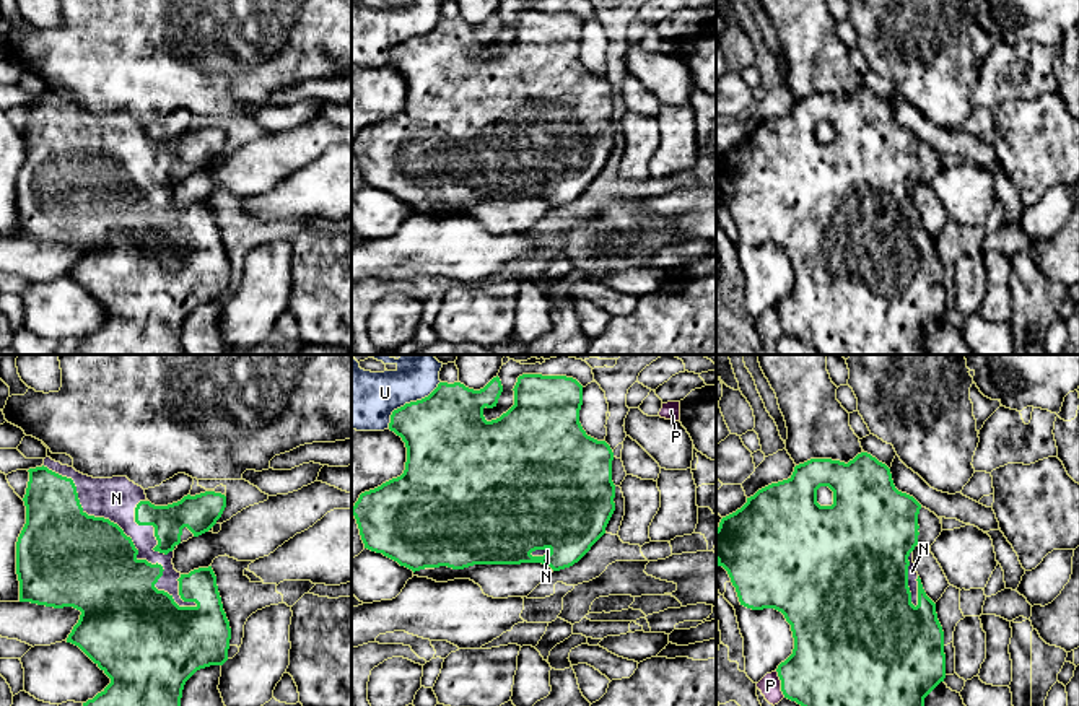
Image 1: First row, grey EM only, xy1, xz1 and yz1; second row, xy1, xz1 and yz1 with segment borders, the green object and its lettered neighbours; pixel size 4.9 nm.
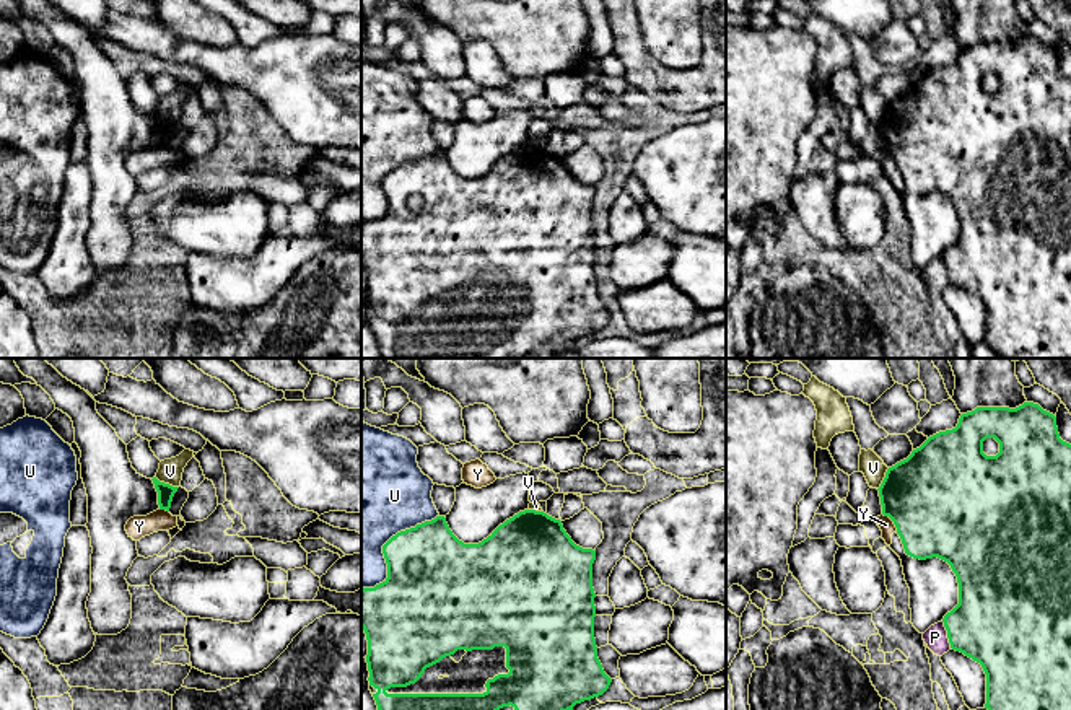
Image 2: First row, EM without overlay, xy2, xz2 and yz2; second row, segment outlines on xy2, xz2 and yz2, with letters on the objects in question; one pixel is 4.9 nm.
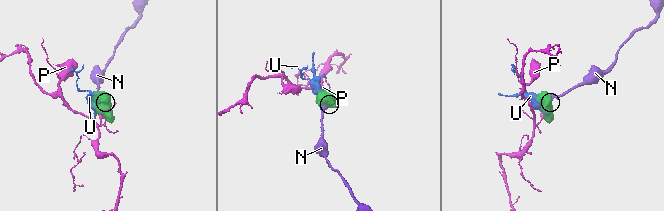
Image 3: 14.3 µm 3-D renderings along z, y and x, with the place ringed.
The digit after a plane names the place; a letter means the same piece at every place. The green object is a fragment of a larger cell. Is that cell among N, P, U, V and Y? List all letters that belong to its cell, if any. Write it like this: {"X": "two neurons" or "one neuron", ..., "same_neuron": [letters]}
{"N": "one neuron", "P": "two neurons", "U": "two neurons", "V": "two neurons", "Y": "two neurons", "same_neuron": ["N"]}

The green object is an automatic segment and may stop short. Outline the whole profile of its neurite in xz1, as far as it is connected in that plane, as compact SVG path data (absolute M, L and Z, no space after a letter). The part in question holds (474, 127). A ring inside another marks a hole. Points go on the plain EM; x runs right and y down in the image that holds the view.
M522 10L514 21L514 41L500 54L487 57L483 44L493 44L503 28L500 13L493 13L483 24L474 26L461 18L439 18L438 23L425 34L405 39L391 50L389 65L402 73L407 83L405 106L400 112L392 114L381 122L365 127L352 143L356 155L365 184L382 189L408 205L435 205L448 202L464 205L474 200L521 200L542 198L553 207L560 207L578 198L591 182L605 169L605 163L615 146L615 120L612 117L614 88L605 76L597 76L586 70L579 59L583 41L583 21L566 11Z

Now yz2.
M1034 37L1016 44L977 42L962 49L955 64L929 72L907 94L889 103L877 125L882 150L894 156L905 189L920 195L938 192L947 197L957 212L959 239L942 257L951 283L980 298L986 309L985 344L1003 358L1071 358L1071 80L1060 73L1056 52ZM986 73L999 78L996 91L983 88Z

